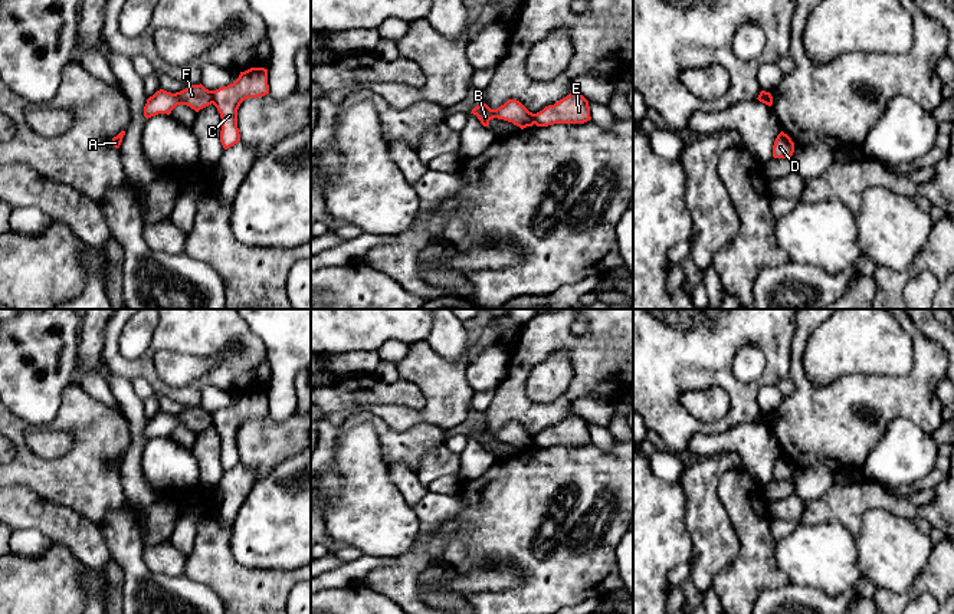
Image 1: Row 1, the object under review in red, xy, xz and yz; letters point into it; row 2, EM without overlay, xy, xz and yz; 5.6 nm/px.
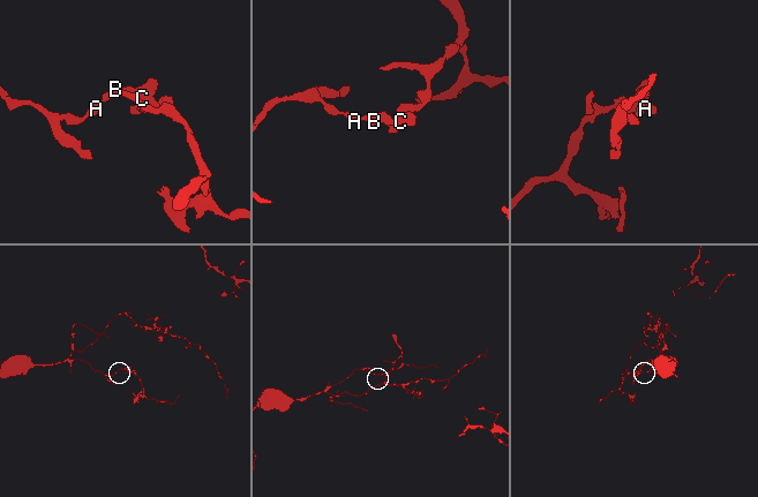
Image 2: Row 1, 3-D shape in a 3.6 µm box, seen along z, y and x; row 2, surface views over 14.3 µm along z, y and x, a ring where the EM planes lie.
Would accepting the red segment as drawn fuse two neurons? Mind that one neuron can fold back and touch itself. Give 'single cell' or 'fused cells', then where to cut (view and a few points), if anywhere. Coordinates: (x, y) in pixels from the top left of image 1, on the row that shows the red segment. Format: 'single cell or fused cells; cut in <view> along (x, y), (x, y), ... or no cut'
fused cells; cut in xy along (210, 91), (213, 102)

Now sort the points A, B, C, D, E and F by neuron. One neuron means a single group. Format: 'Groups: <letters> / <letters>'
Groups: A B F / C D E

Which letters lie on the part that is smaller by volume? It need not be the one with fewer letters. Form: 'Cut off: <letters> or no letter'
Cut off: C, D, E

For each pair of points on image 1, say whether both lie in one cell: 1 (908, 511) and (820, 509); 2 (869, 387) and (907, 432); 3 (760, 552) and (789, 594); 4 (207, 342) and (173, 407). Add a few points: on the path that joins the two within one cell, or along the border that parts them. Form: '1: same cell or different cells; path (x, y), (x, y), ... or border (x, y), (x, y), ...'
1: same cell; path (887, 501), (852, 501), (842, 503)
2: different cells; border (927, 433), (908, 420), (894, 419), (875, 446)
3: different cells; border (786, 583), (777, 588), (764, 588), (756, 598)
4: different cells; border (156, 394), (166, 396), (190, 407)

